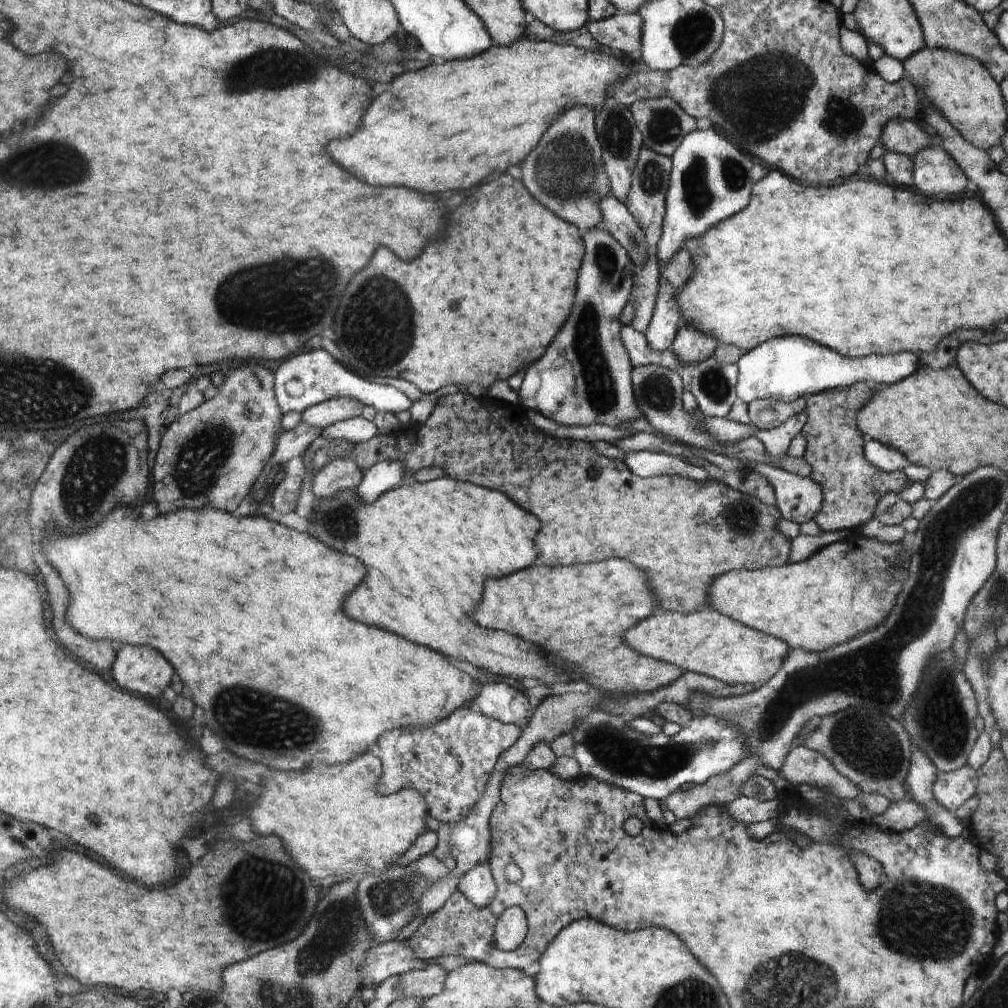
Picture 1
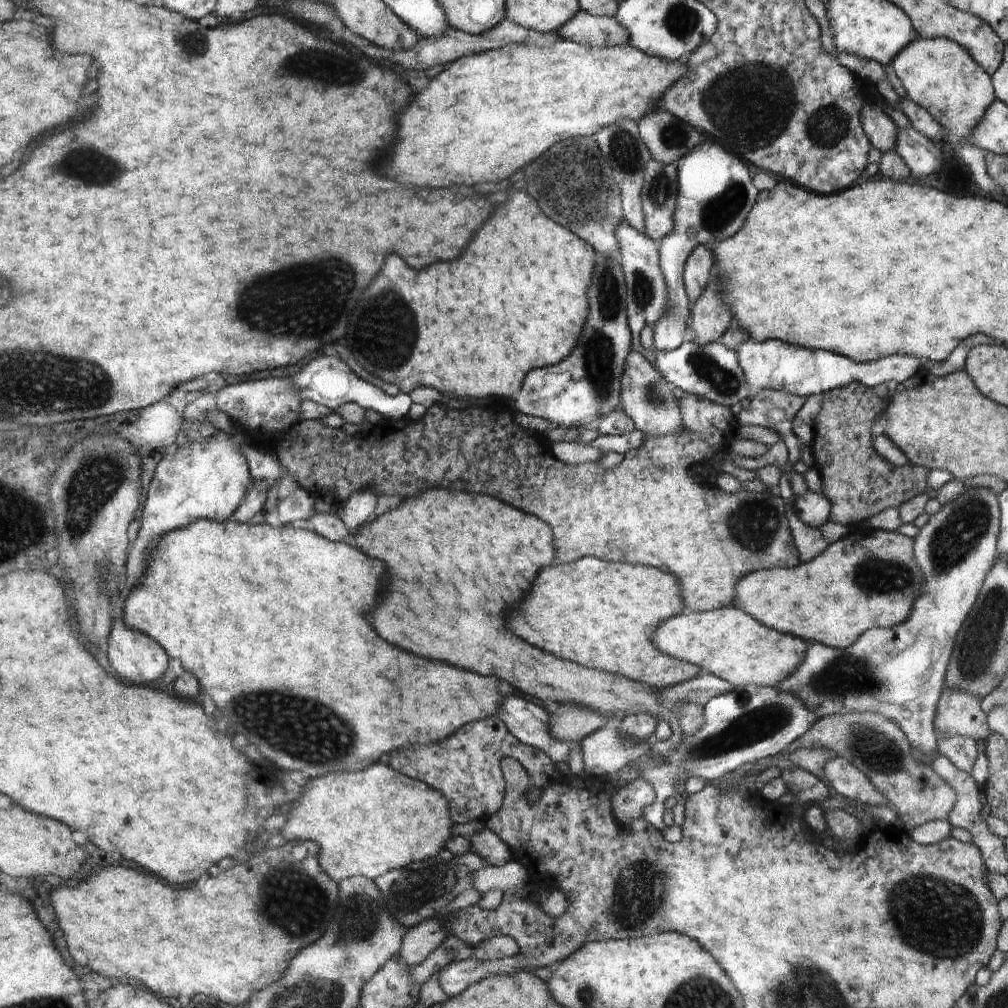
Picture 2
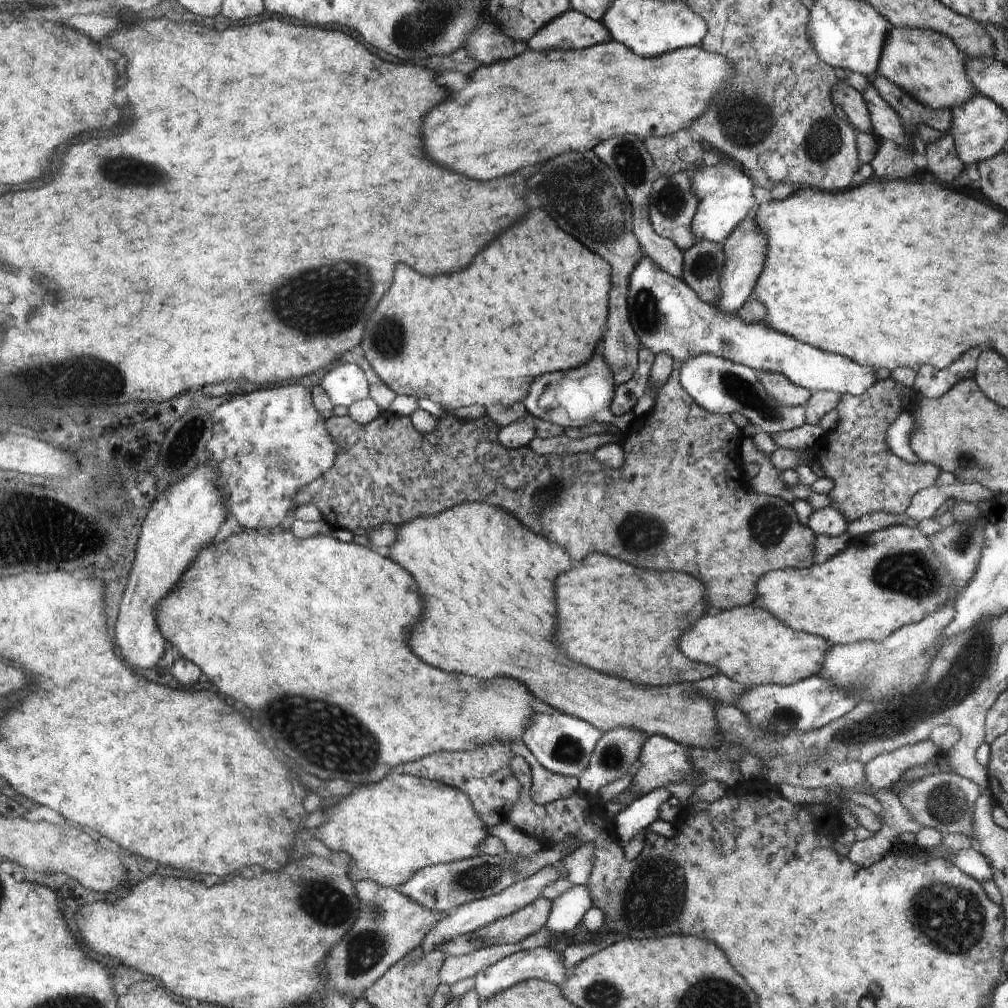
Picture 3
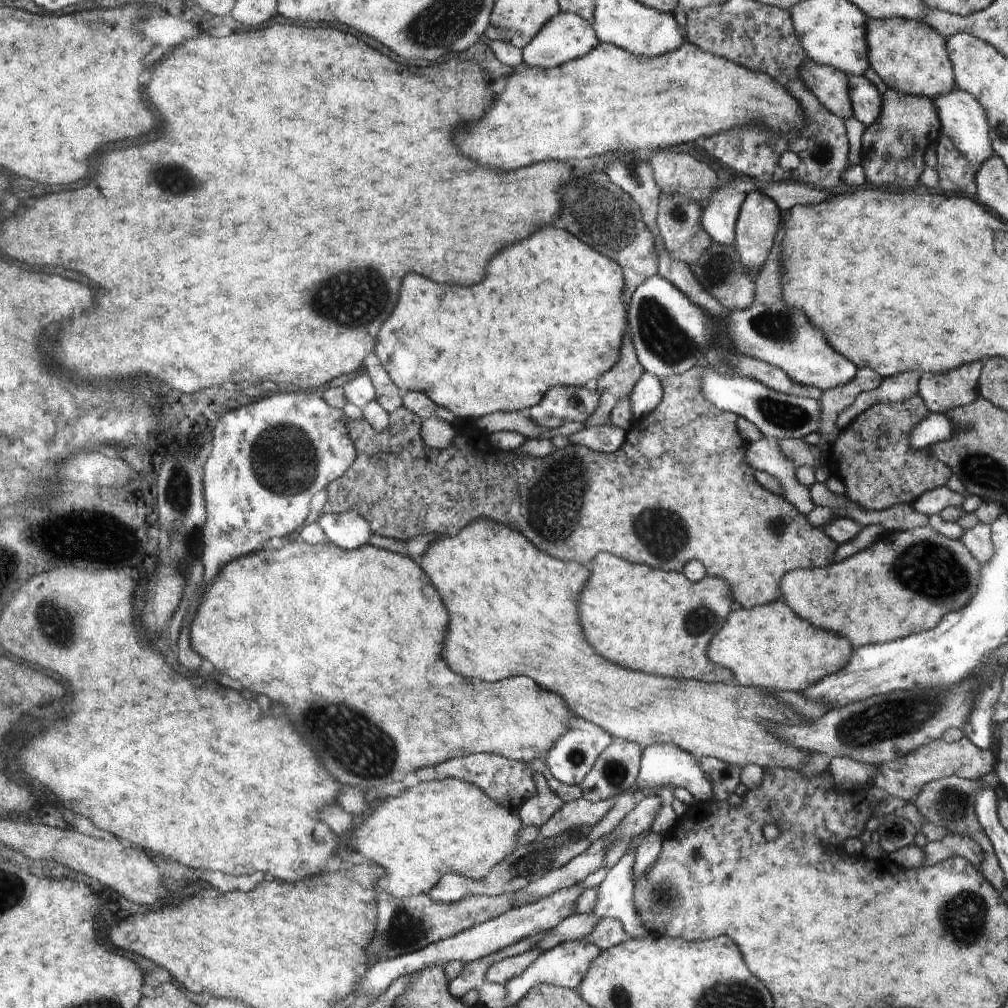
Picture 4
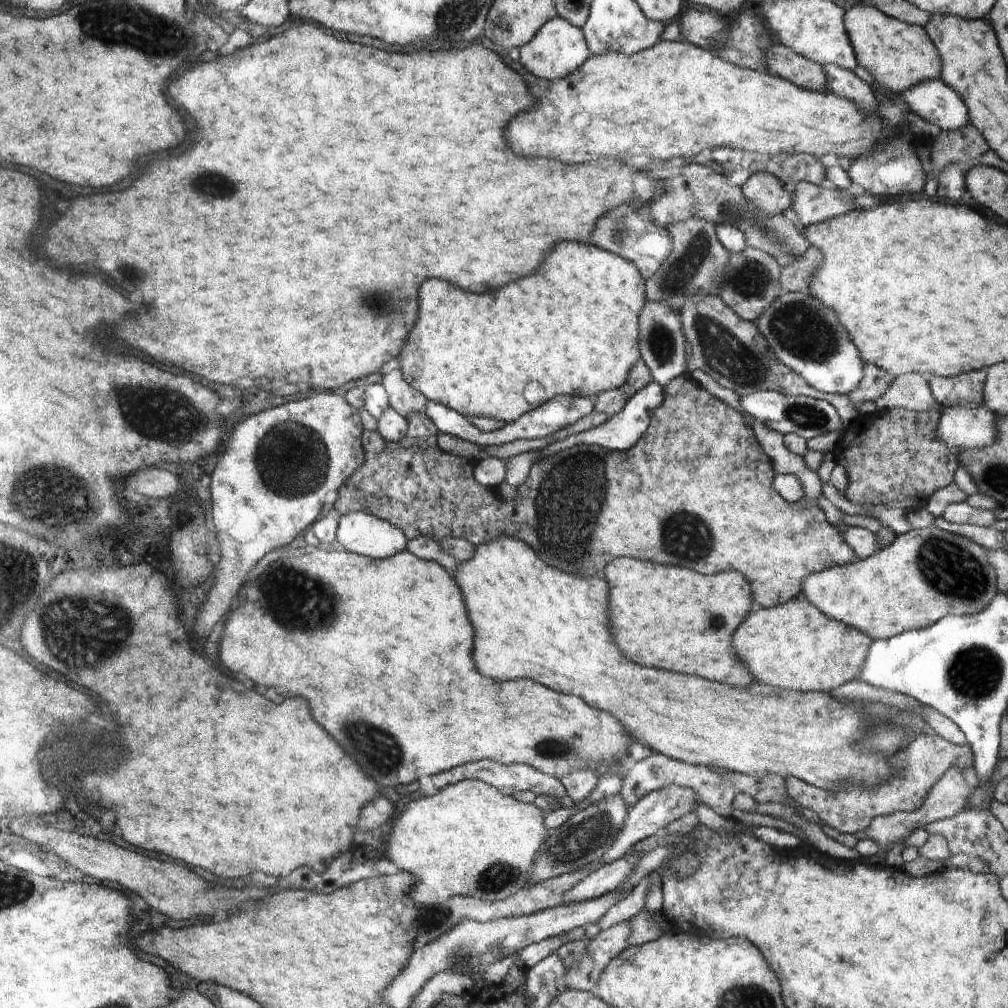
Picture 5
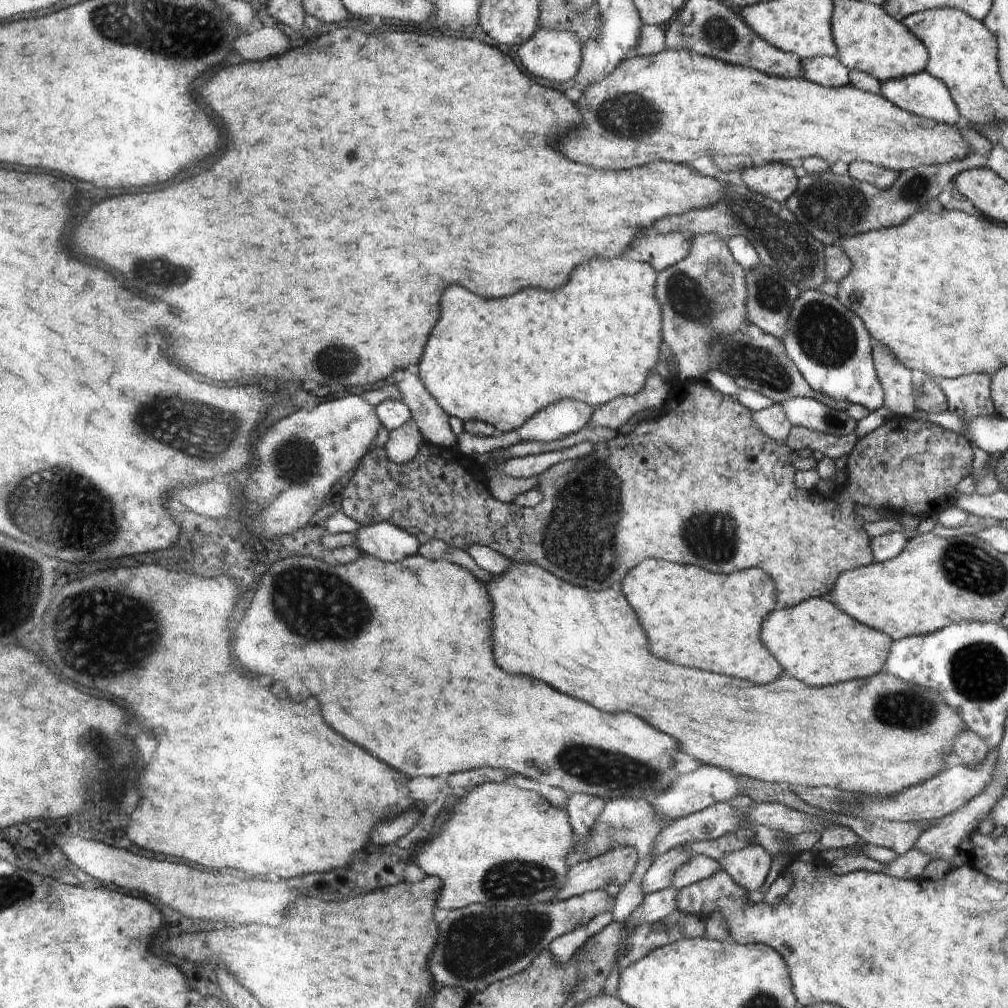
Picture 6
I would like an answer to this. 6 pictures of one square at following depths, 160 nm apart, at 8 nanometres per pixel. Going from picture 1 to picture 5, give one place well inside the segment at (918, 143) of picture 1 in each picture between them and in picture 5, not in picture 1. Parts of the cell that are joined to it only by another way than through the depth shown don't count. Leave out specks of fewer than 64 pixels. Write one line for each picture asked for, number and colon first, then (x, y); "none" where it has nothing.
2: (882, 130)
3: (851, 101)
4: (831, 86)
5: (782, 61)

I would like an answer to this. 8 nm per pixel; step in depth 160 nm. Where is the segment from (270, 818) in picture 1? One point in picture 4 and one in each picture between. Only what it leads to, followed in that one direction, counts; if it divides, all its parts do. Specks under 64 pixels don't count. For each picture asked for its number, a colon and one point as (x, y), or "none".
2: (368, 823)
3: (392, 829)
4: (450, 826)

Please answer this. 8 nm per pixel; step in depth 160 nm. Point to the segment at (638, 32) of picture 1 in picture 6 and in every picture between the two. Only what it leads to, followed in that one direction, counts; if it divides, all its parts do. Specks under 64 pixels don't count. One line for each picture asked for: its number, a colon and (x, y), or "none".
2: (598, 31)
3: (574, 30)
4: (568, 36)
5: (559, 49)
6: (556, 55)

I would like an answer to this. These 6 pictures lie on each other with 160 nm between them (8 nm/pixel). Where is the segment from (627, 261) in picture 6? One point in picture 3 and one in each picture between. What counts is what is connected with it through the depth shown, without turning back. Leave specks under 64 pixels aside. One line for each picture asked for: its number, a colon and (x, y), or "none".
3: (538, 301)
4: (552, 314)
5: (573, 330)

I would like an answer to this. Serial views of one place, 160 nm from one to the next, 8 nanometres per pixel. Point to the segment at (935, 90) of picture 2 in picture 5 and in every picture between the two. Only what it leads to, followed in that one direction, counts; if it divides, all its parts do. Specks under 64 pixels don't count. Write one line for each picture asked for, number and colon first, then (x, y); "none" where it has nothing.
3: (927, 65)
4: (910, 56)
5: (897, 54)

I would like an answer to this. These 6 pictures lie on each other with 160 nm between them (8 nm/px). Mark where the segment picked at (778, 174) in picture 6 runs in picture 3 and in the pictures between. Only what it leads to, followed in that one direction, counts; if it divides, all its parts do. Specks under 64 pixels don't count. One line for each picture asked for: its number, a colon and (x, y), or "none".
3: (746, 250)
4: (760, 218)
5: (766, 191)

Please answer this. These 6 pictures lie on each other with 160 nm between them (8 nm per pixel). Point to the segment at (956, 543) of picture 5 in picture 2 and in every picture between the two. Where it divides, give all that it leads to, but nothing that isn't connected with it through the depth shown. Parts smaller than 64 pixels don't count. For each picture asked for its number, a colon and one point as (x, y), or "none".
2: (829, 599)
3: (864, 593)
4: (905, 582)

